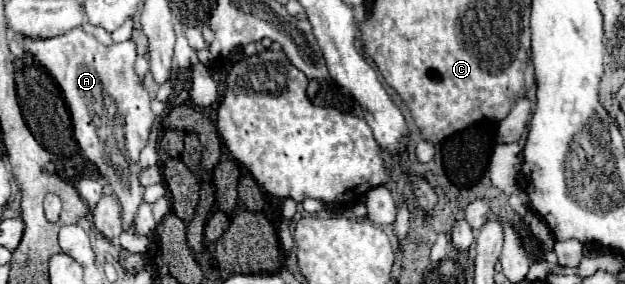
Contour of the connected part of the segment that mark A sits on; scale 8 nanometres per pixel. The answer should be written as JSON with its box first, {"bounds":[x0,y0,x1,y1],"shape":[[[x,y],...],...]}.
{"bounds":[18,28,156,230],"shape":[[[82,28],[52,38],[20,38],[18,42],[58,82],[70,110],[74,140],[78,142],[80,152],[112,186],[122,206],[122,228],[132,230],[144,196],[138,156],[148,142],[156,118],[150,110],[150,96],[134,74],[136,44],[126,40],[114,46],[104,46]]]}

